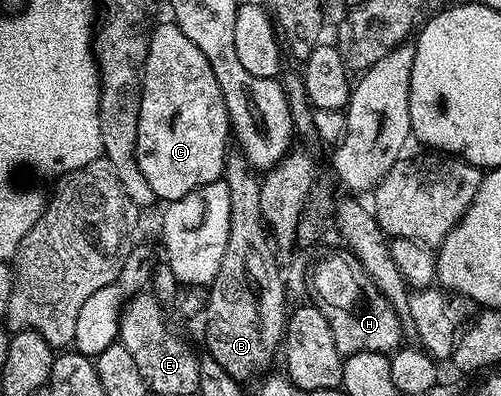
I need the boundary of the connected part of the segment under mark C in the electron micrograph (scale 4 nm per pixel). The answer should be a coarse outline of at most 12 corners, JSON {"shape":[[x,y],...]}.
{"shape":[[151,30],[136,158],[161,202],[224,176],[230,122],[202,53]]}

